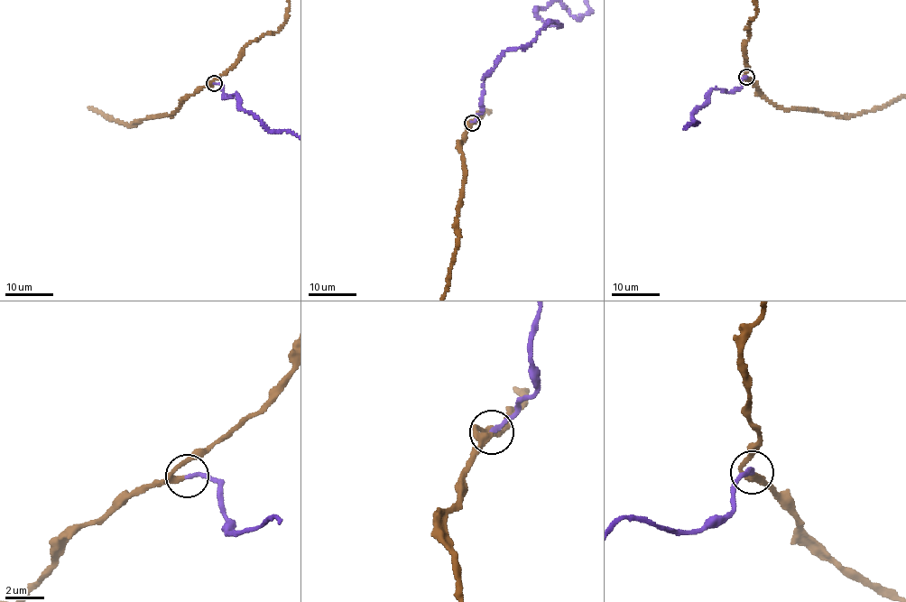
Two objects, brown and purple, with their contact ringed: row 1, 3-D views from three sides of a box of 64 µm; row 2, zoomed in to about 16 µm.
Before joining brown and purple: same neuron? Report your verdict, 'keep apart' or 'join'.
join

